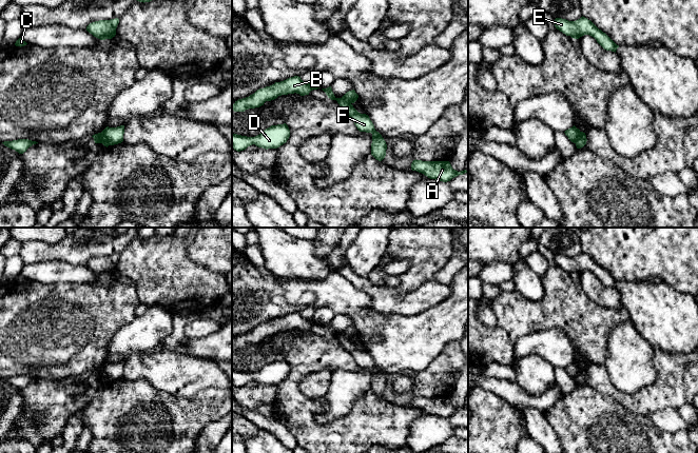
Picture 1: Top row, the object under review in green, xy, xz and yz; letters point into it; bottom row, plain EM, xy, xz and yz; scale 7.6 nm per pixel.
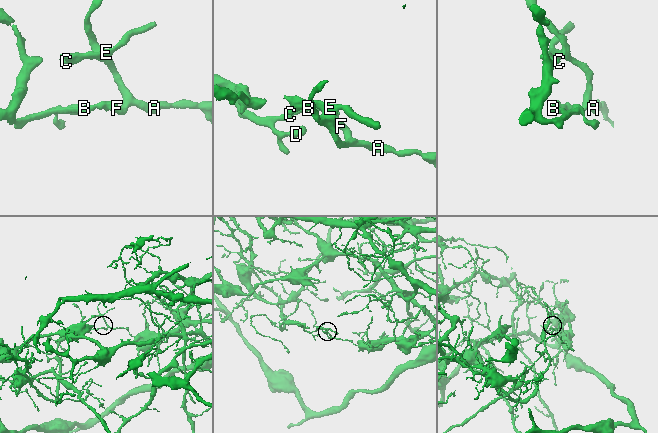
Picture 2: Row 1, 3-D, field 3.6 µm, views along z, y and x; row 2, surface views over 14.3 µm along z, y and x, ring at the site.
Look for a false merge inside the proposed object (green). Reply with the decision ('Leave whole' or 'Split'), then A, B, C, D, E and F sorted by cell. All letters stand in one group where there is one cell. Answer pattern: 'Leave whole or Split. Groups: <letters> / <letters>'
Split. Groups: A C E F / B D

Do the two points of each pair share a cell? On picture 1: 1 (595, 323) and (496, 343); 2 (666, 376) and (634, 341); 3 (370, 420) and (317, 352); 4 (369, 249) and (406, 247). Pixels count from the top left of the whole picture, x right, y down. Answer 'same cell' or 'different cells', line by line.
1: same cell
2: different cells
3: same cell
4: different cells

